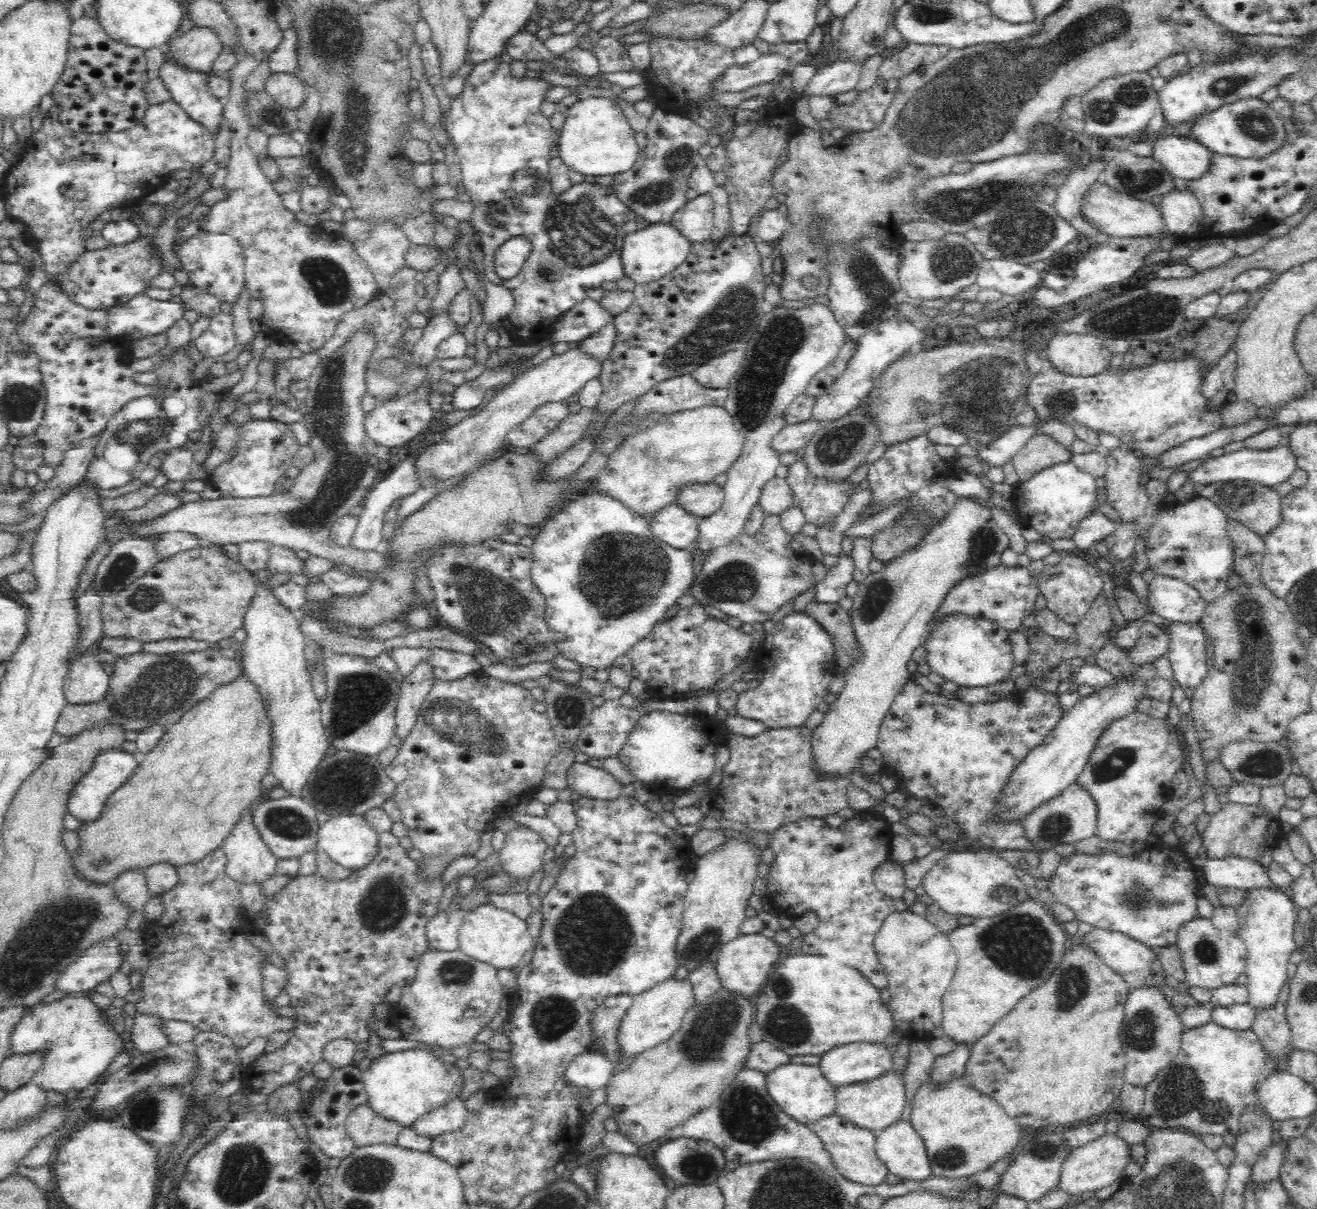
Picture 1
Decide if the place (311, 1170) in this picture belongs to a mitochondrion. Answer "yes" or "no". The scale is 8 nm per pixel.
no

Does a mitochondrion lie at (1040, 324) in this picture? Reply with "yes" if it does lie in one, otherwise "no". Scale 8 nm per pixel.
no

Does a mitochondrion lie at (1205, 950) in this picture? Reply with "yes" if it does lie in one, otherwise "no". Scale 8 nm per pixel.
yes

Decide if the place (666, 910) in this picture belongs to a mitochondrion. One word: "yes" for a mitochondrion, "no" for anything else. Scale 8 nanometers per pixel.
no

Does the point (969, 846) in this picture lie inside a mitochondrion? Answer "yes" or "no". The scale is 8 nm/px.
no

